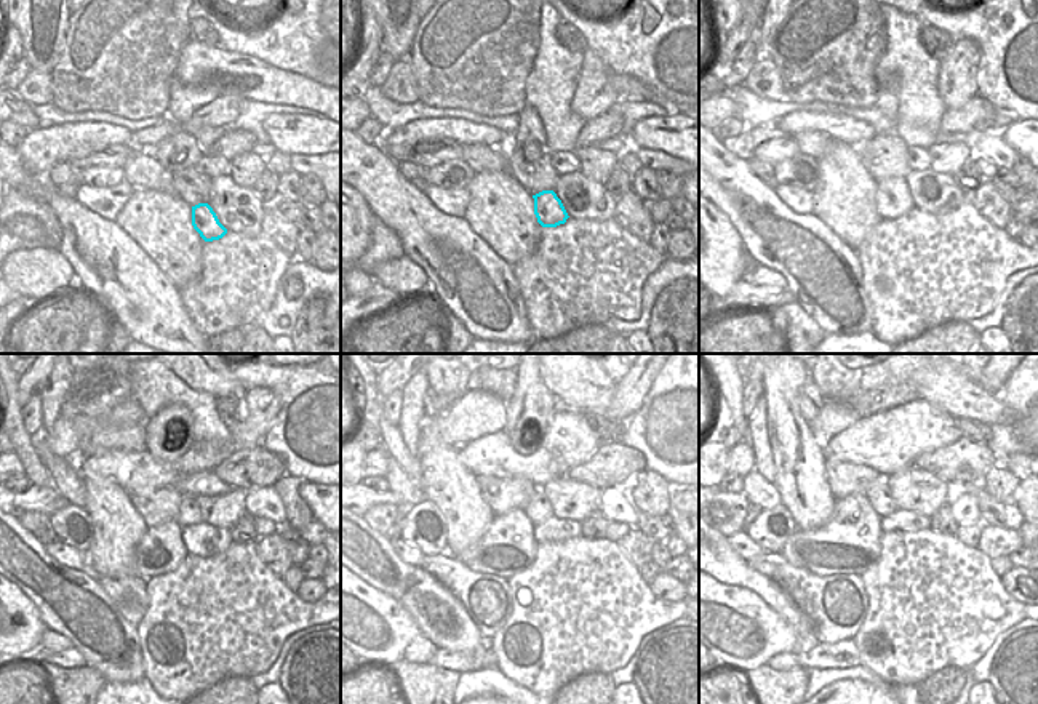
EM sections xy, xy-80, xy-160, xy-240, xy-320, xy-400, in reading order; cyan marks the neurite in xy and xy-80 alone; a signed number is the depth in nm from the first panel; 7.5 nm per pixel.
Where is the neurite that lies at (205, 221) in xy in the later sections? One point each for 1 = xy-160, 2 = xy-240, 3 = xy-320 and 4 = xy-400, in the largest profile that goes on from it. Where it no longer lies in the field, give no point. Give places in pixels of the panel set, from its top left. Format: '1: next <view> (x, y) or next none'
1: next xy-160 (893, 196)
2: next xy-240 (160, 551)
3: next xy-320 (507, 546)
4: next xy-400 (848, 543)

